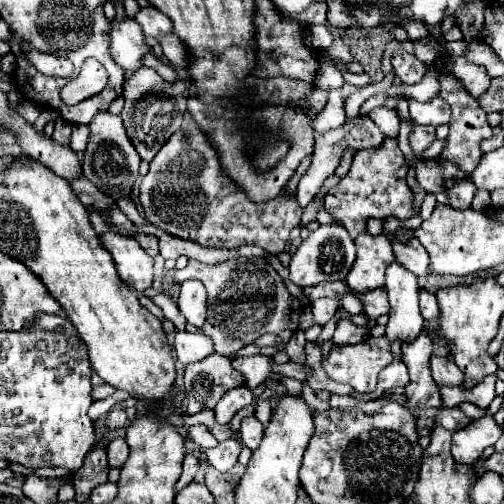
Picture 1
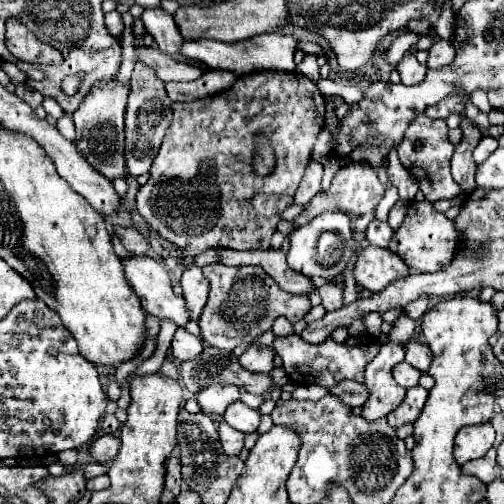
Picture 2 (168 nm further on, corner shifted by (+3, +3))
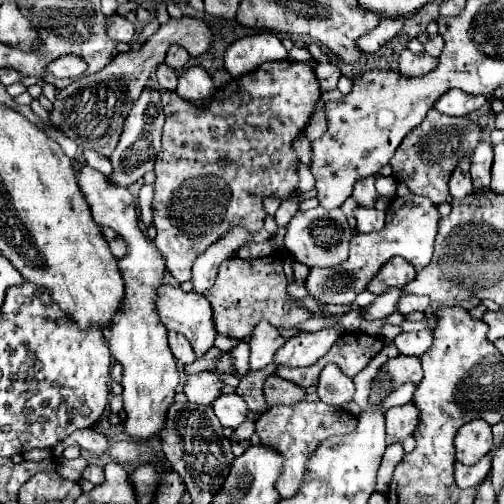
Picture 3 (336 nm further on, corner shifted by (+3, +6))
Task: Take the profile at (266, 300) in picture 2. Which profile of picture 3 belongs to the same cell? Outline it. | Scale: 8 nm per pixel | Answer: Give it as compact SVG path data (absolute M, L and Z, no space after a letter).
M268 257L268 259L256 259L256 261L246 261L246 259L232 259L224 261L220 265L220 273L216 283L204 293L204 297L212 303L214 317L216 317L216 331L226 337L234 339L246 339L252 335L254 327L260 321L270 321L278 329L294 329L306 319L312 317L308 309L296 307L288 303L290 295L286 293L288 279L282 269L282 259L280 257Z

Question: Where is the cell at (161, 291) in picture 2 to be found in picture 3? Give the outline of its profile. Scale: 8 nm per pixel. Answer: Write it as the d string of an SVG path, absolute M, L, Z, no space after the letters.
M166 285L160 287L158 295L160 295L158 297L158 315L160 315L160 319L164 321L164 325L168 329L182 333L192 343L196 357L202 357L208 349L214 347L214 339L216 339L218 333L216 333L216 327L214 327L212 305L204 295L194 293L194 291L186 293L180 287L166 287Z

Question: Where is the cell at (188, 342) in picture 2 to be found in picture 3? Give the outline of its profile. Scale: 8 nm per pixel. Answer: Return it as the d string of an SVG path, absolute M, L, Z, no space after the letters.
M170 331L170 333L168 333L168 339L170 339L172 355L174 355L180 363L190 365L192 361L196 361L196 353L192 353L192 345L188 345L186 337L180 337L180 333Z

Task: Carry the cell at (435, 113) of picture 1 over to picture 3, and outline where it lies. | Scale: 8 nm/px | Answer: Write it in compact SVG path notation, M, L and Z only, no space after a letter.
M448 89L438 101L436 101L436 109L440 113L448 113L448 115L468 115L476 109L480 109L486 103L484 95L468 95L460 89Z

